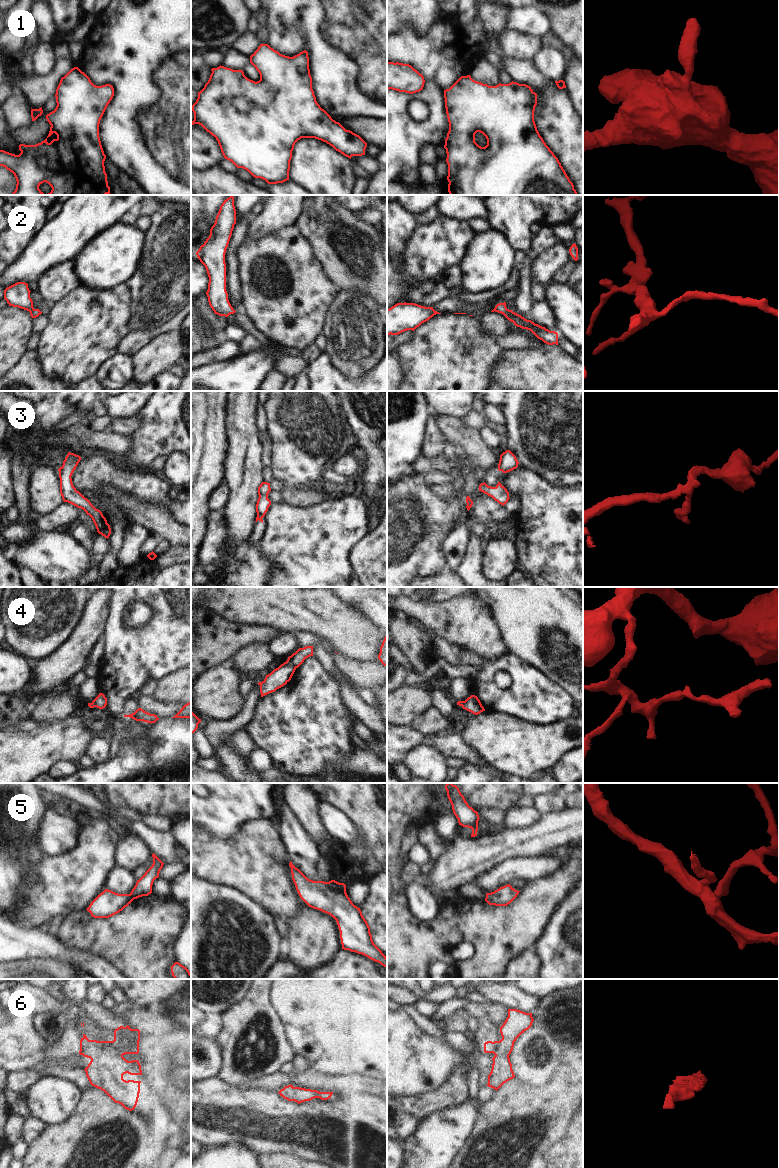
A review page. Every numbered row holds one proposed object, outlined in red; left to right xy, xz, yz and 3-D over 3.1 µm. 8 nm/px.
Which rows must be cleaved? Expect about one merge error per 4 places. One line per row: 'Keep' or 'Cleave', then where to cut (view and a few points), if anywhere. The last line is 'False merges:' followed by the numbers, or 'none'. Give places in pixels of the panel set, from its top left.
1: Keep. No split
2: Keep. No split
3: Keep. No split
4: Cleave. Split along xz (286, 661), (295, 668)
5: Cleave. Split along xz (326, 882), (334, 890), (345, 892)
6: Keep. No split
False merges: 4, 5

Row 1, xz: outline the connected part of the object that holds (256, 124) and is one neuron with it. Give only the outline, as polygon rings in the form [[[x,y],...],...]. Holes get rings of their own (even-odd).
[[[260,44],[250,56],[250,63],[259,72],[259,81],[248,79],[243,70],[233,70],[220,65],[211,69],[208,82],[198,92],[198,98],[192,105],[194,120],[191,122],[191,127],[199,124],[214,136],[225,159],[231,161],[237,168],[247,170],[255,178],[261,178],[268,184],[277,184],[289,180],[292,151],[295,143],[301,138],[315,138],[326,142],[350,159],[352,156],[365,155],[367,143],[359,135],[346,130],[339,122],[333,120],[317,103],[312,89],[306,50],[289,57],[280,54],[268,44]]]

